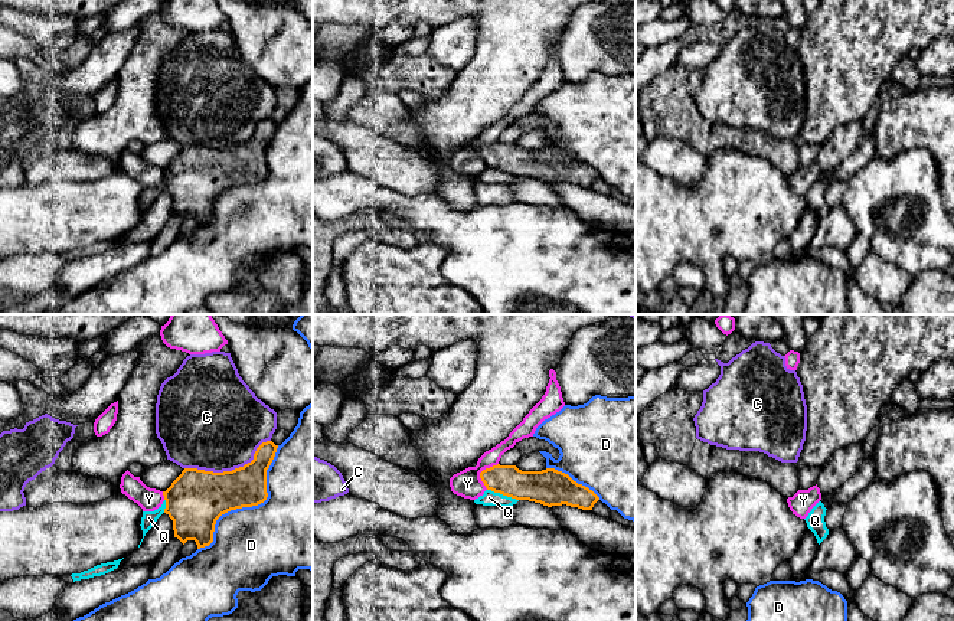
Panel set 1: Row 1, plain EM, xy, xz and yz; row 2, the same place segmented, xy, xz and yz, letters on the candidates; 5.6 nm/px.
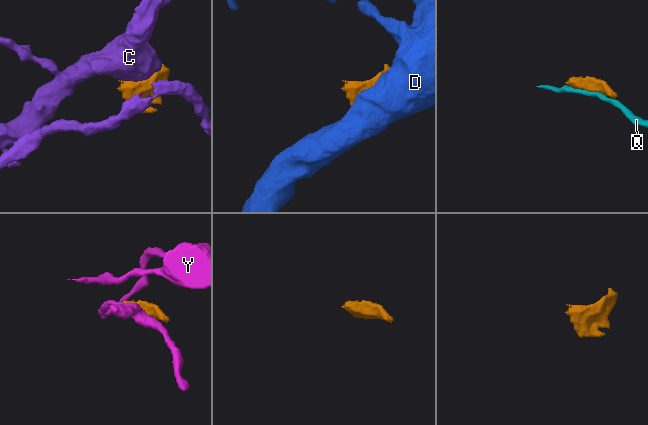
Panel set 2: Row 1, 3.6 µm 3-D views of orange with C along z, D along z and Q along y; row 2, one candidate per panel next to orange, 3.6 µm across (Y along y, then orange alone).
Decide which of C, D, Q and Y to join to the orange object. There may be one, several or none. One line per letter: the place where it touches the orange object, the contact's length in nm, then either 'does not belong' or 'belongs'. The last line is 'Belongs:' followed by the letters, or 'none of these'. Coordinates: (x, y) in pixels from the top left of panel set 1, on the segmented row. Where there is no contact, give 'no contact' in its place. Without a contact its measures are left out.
C: xy (229, 471) | 500 nm | does not belong
D: xy (250, 506) | 750 nm | does not belong
Q: xz (503, 494) | 190 nm | does not belong
Y: xz (480, 473) | 170 nm | does not belong
Belongs: none of these

